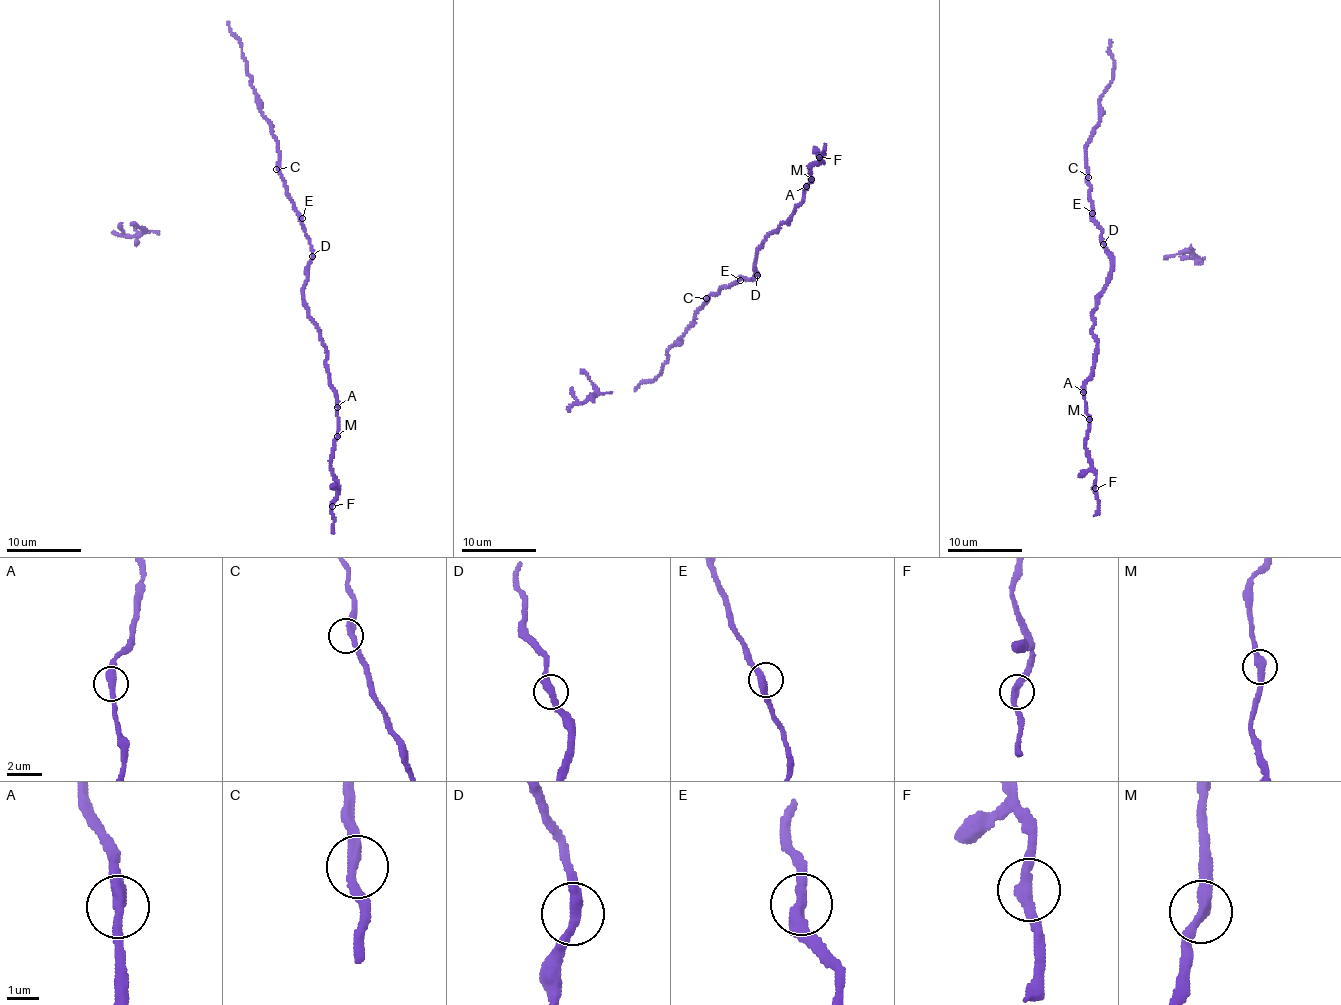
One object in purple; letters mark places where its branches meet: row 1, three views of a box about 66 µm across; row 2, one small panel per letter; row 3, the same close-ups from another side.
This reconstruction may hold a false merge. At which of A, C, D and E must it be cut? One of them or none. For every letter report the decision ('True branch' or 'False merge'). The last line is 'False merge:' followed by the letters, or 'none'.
A: False merge
C: True branch
D: True branch
E: True branch
False merge: A

